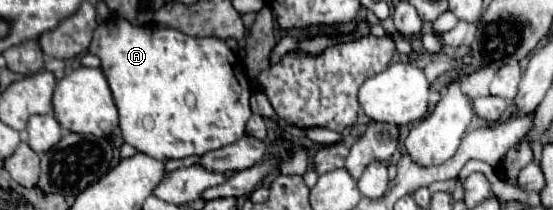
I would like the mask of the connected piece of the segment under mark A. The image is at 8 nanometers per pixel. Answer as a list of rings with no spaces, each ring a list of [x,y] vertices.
[[[112,16],[100,22],[88,48],[90,54],[102,62],[102,72],[112,90],[124,142],[156,160],[186,158],[192,154],[206,154],[232,144],[244,136],[250,118],[250,80],[244,72],[242,60],[226,46],[224,40],[208,36],[194,38],[176,28],[134,26],[124,18]]]

